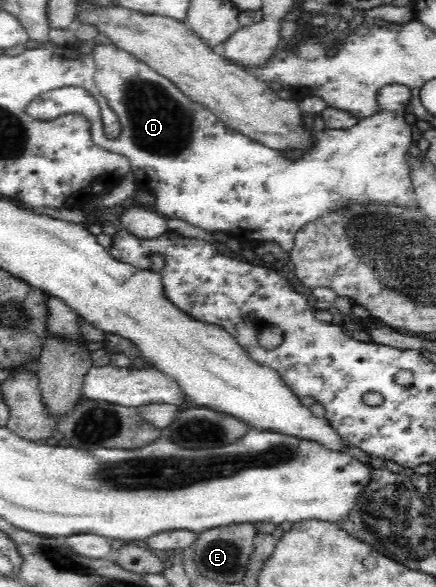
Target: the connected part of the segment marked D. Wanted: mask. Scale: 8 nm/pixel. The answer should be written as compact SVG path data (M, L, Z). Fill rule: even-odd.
M113 43L96 44L89 56L95 62L96 87L121 124L121 132L116 139L105 136L100 106L85 89L63 87L43 93L31 101L26 113L39 121L52 121L69 113L85 119L92 144L129 158L130 171L138 179L138 188L153 194L155 207L152 209L165 218L180 219L201 231L227 231L245 246L257 245L258 241L275 242L289 252L293 247L293 237L305 223L334 211L338 206L345 206L349 201L386 201L399 206L417 203L407 170L407 153L413 143L413 129L405 121L413 97L405 85L382 86L376 94L376 111L369 118L358 120L347 130L326 128L314 132L319 140L317 149L311 151L311 155L307 153L292 161L248 139L239 131L229 129L203 105L186 97L167 77Z

